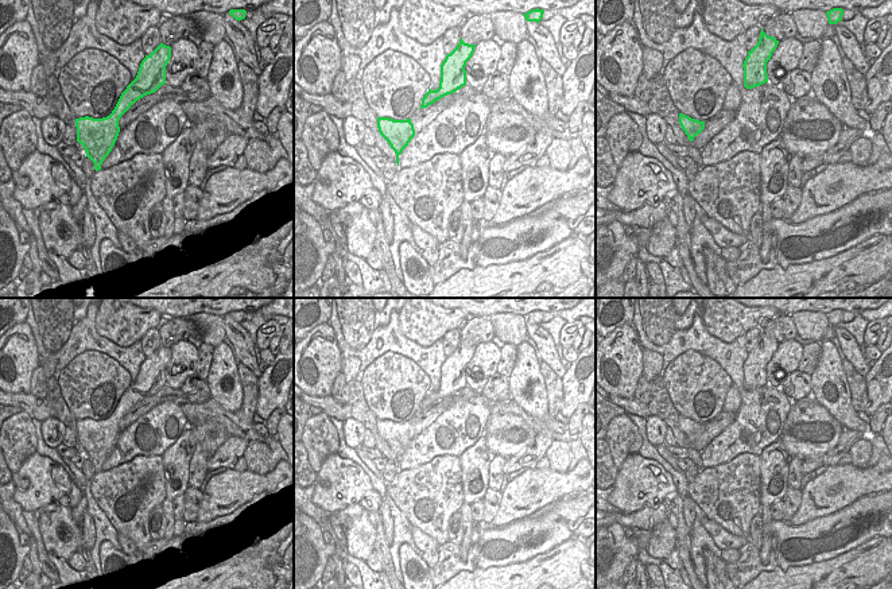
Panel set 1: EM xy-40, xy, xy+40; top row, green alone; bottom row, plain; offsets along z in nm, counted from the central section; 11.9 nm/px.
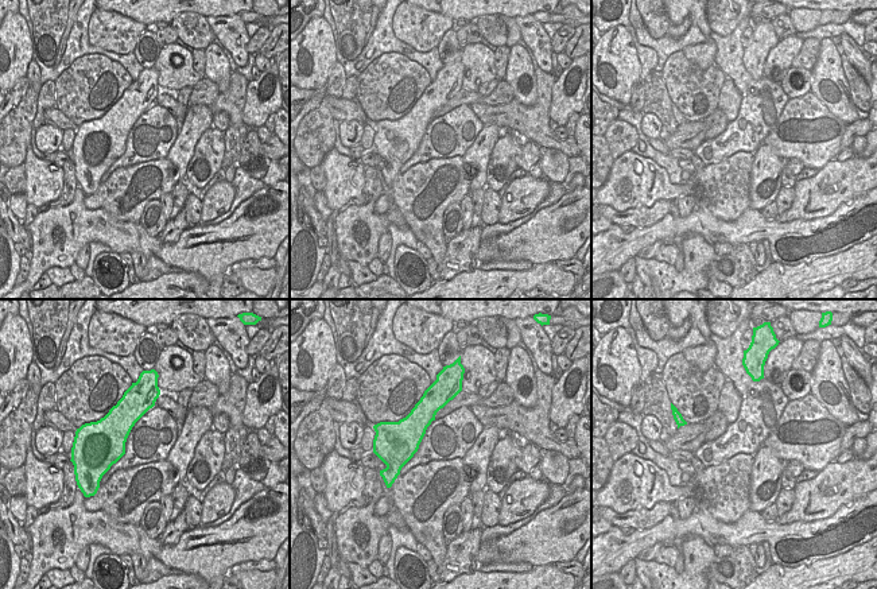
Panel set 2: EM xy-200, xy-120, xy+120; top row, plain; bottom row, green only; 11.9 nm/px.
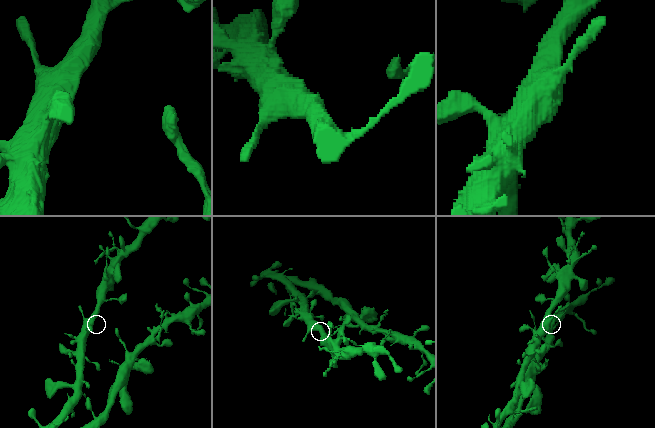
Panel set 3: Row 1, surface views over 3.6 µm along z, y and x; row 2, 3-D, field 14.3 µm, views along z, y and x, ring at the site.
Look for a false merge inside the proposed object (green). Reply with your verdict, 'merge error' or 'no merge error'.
no merge error

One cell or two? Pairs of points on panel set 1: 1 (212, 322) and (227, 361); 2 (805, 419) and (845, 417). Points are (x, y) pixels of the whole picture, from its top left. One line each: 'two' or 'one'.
1: two
2: two

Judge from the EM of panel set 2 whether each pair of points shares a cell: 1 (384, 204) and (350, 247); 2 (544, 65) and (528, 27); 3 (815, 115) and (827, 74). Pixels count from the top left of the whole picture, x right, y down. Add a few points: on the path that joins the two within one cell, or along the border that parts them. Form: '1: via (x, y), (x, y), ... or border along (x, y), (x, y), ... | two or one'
1: border along (384, 193), (375, 202), (373, 208), (379, 216) | two
2: via (542, 55), (542, 49), (535, 37) | one
3: border along (810, 90), (843, 121) | two

